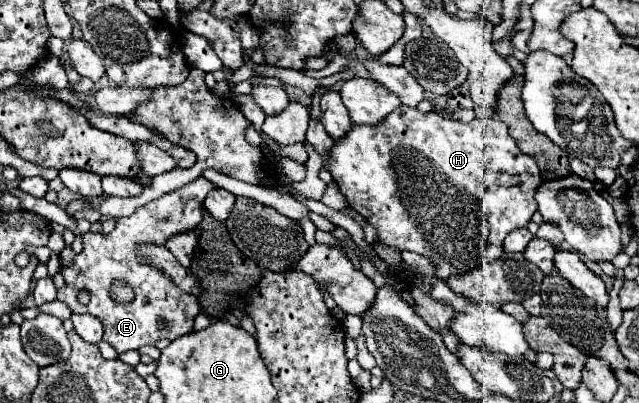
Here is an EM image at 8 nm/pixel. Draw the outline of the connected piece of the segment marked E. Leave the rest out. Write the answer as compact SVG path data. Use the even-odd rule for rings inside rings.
M198 177L196 181L150 201L148 205L142 205L134 211L130 217L120 217L116 221L116 227L110 235L100 233L84 233L82 235L82 253L76 255L72 267L60 267L66 285L58 289L58 301L66 303L72 313L90 313L98 317L104 325L104 341L108 341L118 353L140 349L144 345L154 345L158 339L178 339L182 335L188 335L192 331L194 319L200 313L200 305L196 305L196 295L184 293L168 277L164 277L158 269L152 269L150 265L140 265L136 247L140 243L156 243L162 245L164 239L190 231L198 227L202 221L202 203L210 189L216 189L218 185ZM114 279L126 279L126 283L136 289L136 299L128 305L118 305L112 301L108 289ZM88 291L90 301L82 305L78 301L78 293ZM158 319L166 321L166 327L158 327Z

